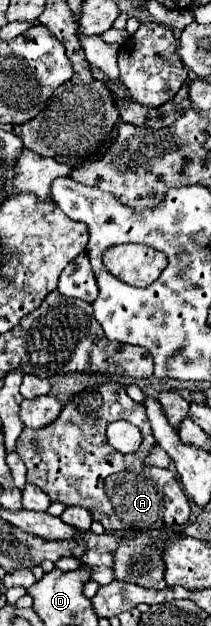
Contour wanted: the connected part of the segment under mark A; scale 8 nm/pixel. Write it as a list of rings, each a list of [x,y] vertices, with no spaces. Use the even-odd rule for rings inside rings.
[[[104,382],[98,384],[94,390],[86,390],[86,392],[78,392],[58,414],[58,420],[54,420],[54,424],[40,428],[38,432],[32,430],[32,440],[36,440],[42,448],[40,456],[28,456],[28,428],[22,430],[22,436],[18,438],[18,448],[16,452],[20,454],[22,462],[28,468],[28,476],[26,480],[30,484],[40,486],[48,498],[52,502],[62,502],[66,506],[84,506],[92,512],[92,518],[96,522],[100,522],[108,532],[114,530],[164,530],[170,526],[178,526],[184,524],[190,516],[190,506],[188,506],[188,498],[184,494],[184,490],[180,488],[182,484],[178,482],[178,476],[170,470],[160,470],[156,466],[146,466],[146,456],[150,454],[150,450],[154,448],[156,440],[152,436],[144,406],[134,402],[128,394],[126,388],[118,382]],[[114,420],[128,420],[130,424],[136,424],[142,430],[144,442],[140,446],[140,450],[136,454],[122,454],[118,450],[114,450],[112,446],[108,446],[106,442],[106,426]]]

